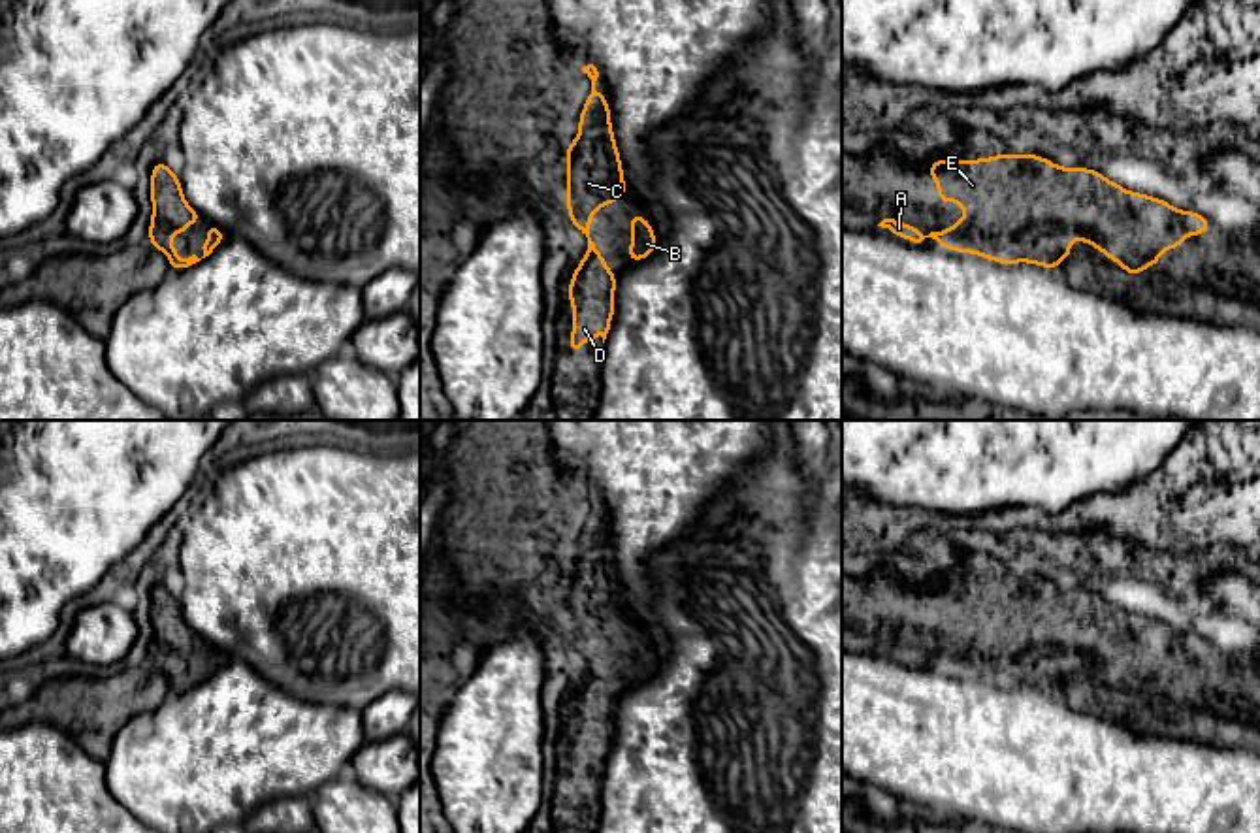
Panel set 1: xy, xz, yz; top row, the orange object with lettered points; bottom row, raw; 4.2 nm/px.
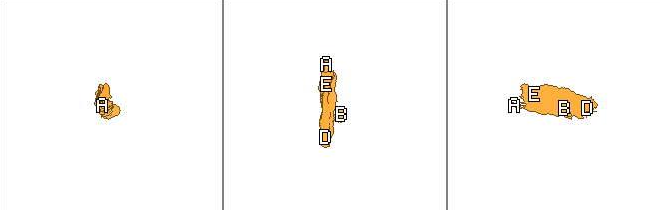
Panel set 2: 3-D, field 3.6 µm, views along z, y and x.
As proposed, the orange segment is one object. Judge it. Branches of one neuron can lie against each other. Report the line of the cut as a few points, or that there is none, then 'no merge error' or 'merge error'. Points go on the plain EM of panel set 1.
cut none; no merge error

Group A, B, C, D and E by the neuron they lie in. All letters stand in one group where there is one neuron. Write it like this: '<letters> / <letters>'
A B C D E

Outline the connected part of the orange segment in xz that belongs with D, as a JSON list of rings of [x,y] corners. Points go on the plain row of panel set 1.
[[[593,486],[582,490],[591,501],[591,514],[578,539],[580,556],[567,567],[567,616],[571,646],[588,660],[588,673],[574,695],[567,720],[573,724],[571,776],[597,758],[606,761],[614,741],[616,697],[590,660],[591,637],[606,626],[629,616],[623,605],[622,582],[610,547],[610,530],[595,513],[599,494]]]

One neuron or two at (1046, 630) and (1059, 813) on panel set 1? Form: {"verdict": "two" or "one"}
{"verdict": "two"}

